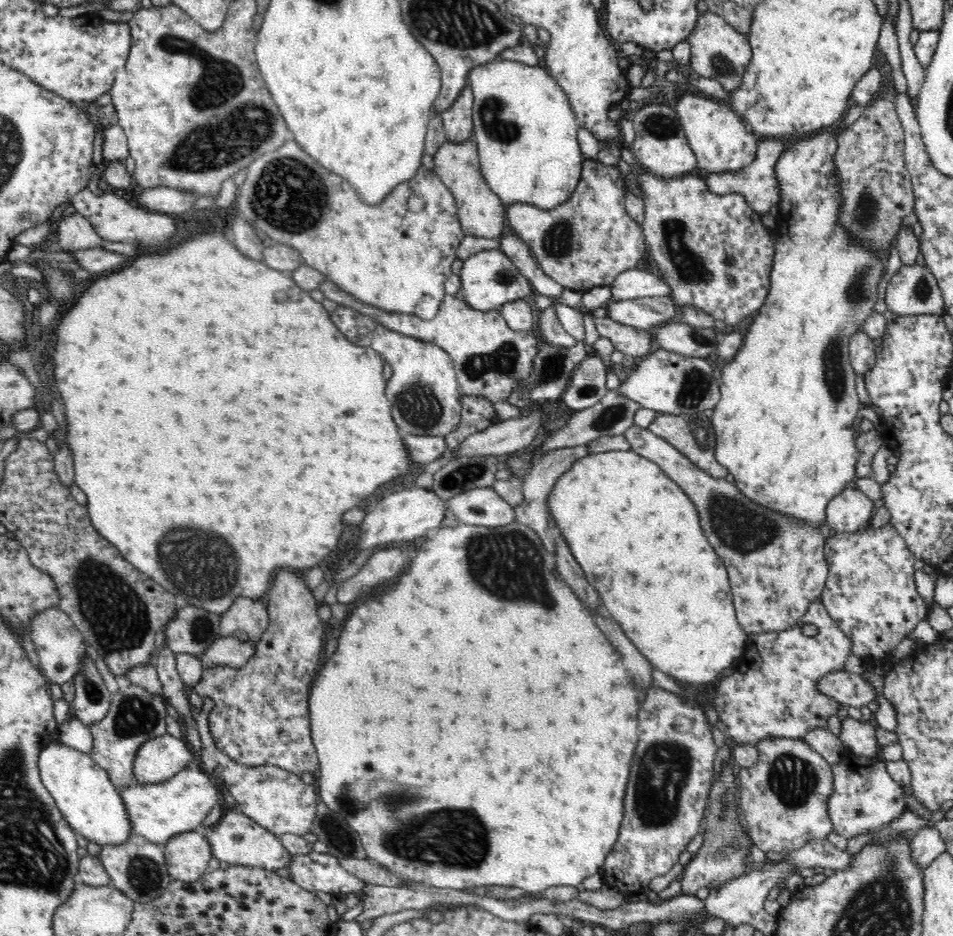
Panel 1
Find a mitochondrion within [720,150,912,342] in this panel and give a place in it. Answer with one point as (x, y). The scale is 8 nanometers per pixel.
(868, 211)

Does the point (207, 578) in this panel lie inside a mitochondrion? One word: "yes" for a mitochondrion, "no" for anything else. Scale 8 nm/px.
yes

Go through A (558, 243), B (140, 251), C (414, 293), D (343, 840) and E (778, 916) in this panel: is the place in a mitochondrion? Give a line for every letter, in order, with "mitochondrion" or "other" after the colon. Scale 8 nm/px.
A: mitochondrion
B: other
C: other
D: mitochondrion
E: other

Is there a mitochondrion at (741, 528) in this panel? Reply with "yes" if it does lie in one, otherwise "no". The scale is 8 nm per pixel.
yes

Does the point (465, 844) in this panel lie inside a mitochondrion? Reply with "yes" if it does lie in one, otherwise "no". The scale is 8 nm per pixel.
yes

